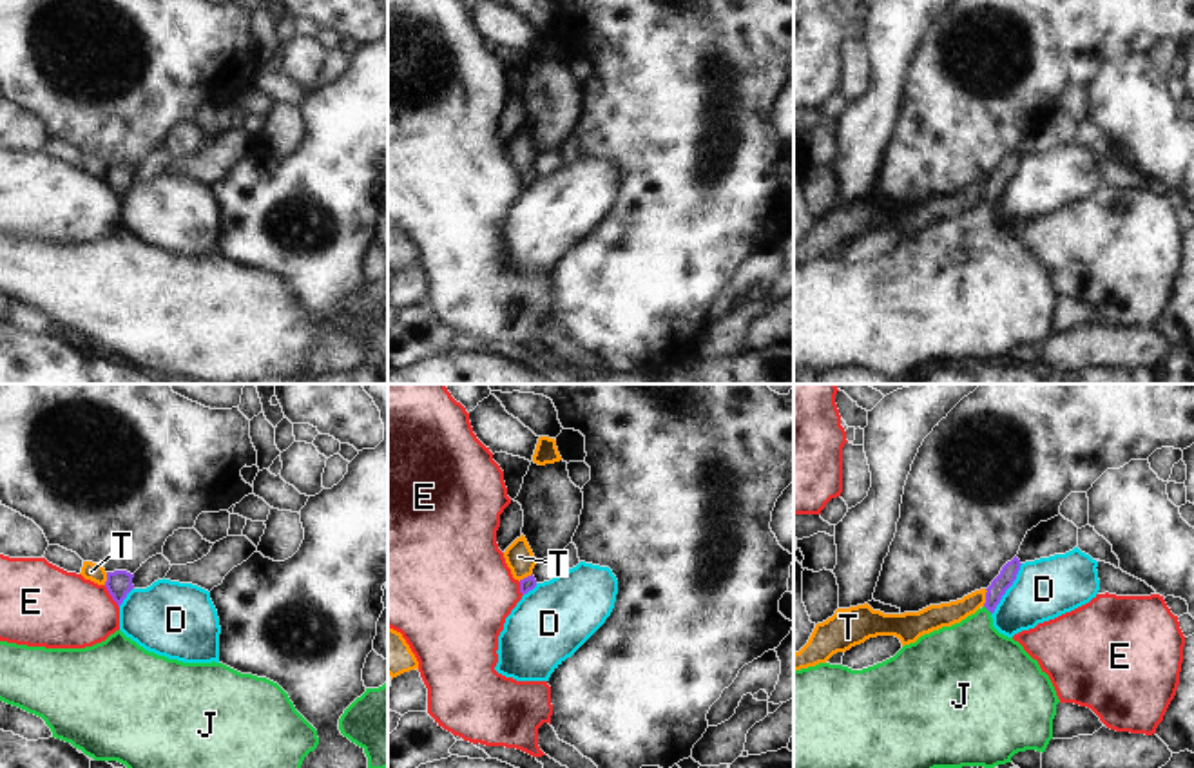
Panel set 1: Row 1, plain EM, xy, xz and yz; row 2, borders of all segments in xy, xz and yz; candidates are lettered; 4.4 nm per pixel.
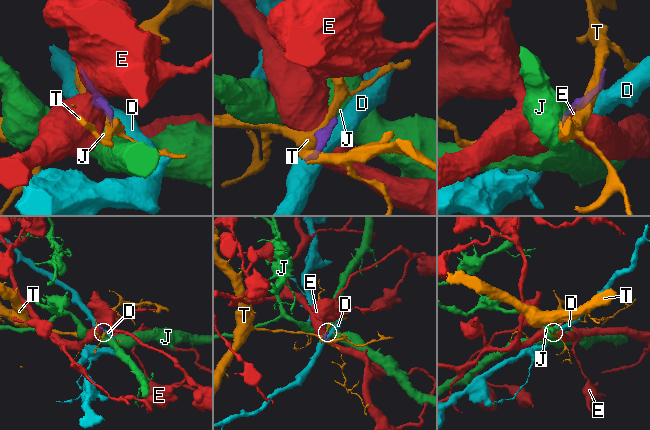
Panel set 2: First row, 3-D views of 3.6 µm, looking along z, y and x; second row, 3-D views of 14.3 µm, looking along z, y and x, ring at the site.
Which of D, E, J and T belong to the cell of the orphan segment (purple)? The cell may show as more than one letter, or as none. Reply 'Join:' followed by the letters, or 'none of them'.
Join: J

